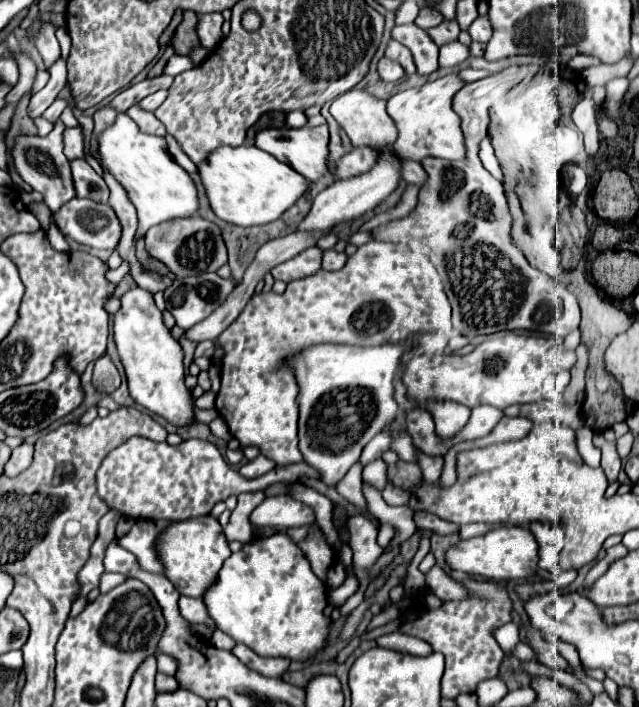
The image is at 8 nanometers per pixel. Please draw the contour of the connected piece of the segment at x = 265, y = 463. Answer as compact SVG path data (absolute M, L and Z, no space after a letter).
M262 454L258 456L258 458L254 458L252 462L246 462L238 472L240 472L240 476L244 476L244 478L248 478L248 480L252 480L252 478L258 478L258 476L262 476L262 474L266 474L268 470L272 470L276 464L272 462L272 460L268 460L268 458L264 458Z

